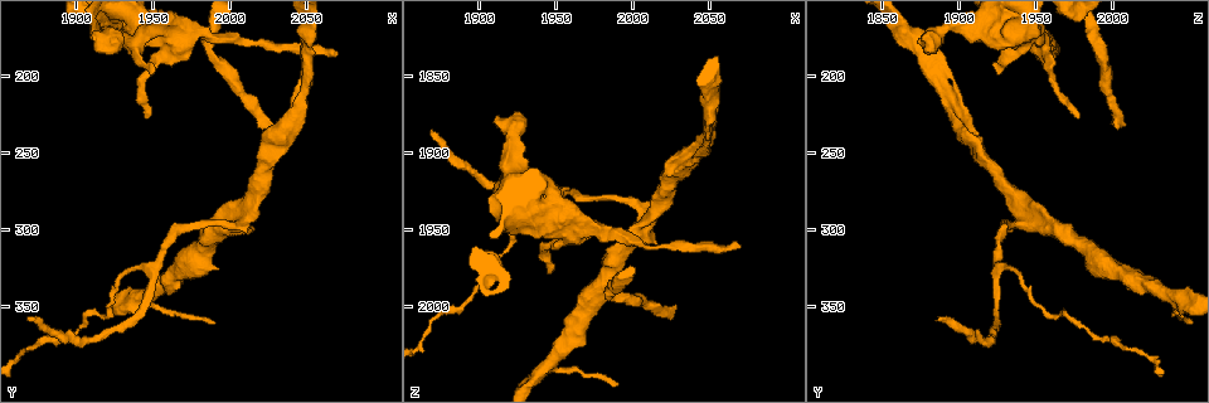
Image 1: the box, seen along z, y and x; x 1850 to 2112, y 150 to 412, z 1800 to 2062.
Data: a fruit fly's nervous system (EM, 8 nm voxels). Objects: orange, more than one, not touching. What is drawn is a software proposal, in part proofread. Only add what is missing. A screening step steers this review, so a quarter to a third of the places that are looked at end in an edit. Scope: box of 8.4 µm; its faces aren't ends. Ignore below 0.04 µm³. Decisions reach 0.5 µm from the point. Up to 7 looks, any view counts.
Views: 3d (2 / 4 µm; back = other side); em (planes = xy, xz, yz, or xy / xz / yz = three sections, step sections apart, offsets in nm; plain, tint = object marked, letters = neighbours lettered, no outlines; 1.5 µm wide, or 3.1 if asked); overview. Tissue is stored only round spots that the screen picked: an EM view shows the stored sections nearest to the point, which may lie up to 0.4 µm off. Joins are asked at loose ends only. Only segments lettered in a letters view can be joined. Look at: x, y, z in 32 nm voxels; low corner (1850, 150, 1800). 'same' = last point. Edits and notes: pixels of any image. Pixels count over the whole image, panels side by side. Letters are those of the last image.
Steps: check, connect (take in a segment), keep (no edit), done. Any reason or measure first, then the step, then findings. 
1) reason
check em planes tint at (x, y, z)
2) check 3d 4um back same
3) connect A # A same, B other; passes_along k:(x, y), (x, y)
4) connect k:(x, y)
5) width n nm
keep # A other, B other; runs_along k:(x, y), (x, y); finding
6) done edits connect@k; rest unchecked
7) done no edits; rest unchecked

check 3d 4um at (1868, 360, 1884)

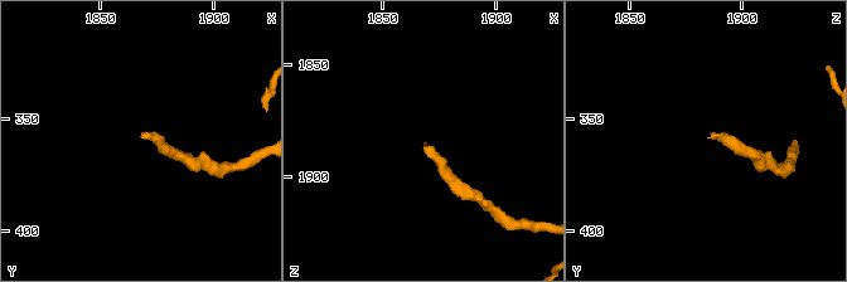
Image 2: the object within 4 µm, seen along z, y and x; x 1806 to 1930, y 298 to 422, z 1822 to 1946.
shape alone is not enough
check em yz step 8 plain at (1870, 358, 1884)

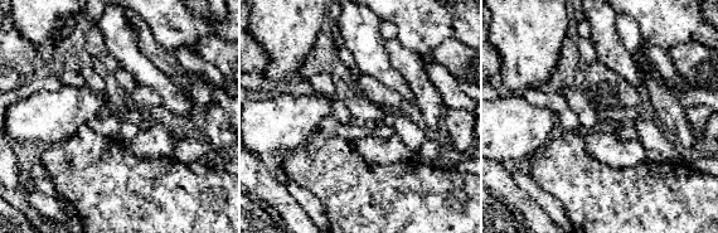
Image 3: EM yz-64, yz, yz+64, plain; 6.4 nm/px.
what lies round it
check em yz step 8 letters same

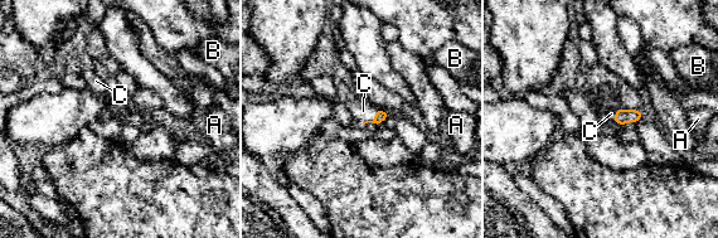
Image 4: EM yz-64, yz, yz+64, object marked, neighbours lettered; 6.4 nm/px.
connect C # A other, B other, C same; passes_along 4:(379, 116), (373, 120), (363, 111); the cell continues

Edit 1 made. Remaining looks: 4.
check 3d 2um at (1916, 184, 1876)

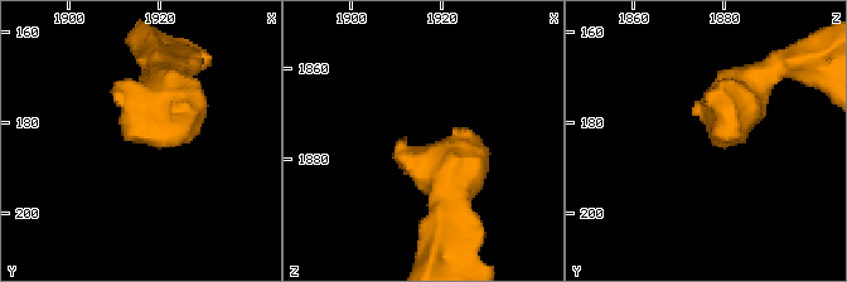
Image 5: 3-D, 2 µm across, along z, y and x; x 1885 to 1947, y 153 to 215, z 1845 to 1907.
check em planes letters at (1915, 182, 1877)

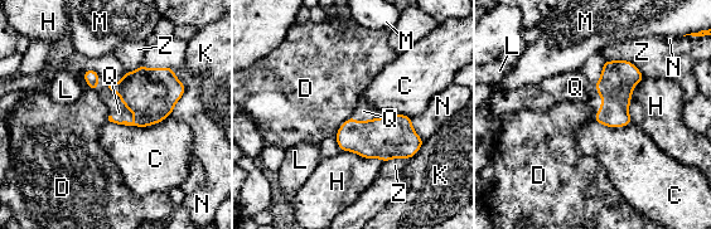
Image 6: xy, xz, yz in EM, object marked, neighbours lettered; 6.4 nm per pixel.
longest_contact C 400 nm
connect Q # C other, D other, H other, K other, L other, M other, N other, Q same, Z other; the cell continues

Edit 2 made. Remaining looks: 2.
check overview

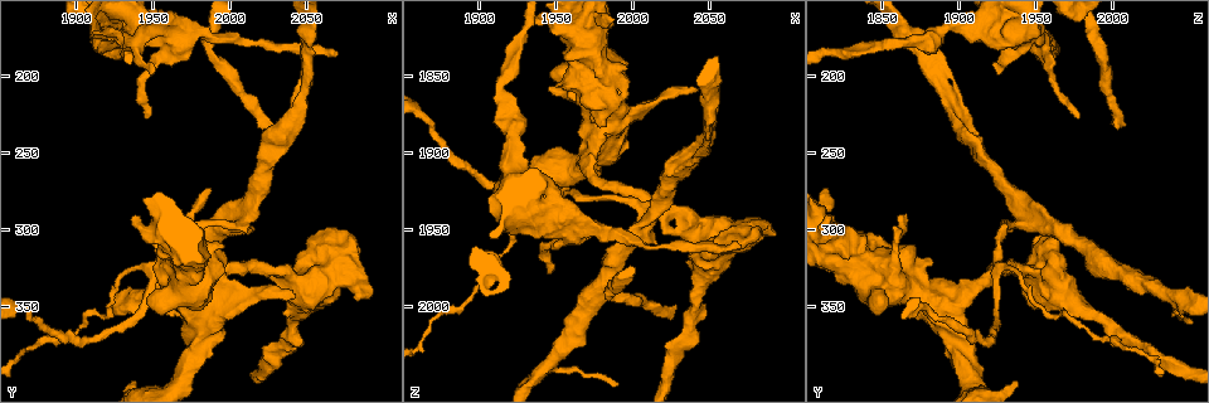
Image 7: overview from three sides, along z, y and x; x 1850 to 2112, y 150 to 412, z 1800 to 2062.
check em planes letters at (2030, 232, 2000)

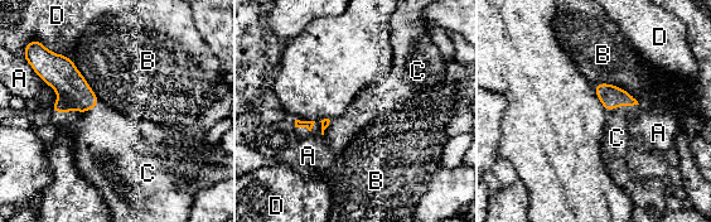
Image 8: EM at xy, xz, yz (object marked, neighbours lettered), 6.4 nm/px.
connect C # A other, B other, C same, D other; it goes on there

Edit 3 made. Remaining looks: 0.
done edits connect@4, connect@6, connect@8; rest unchecked

